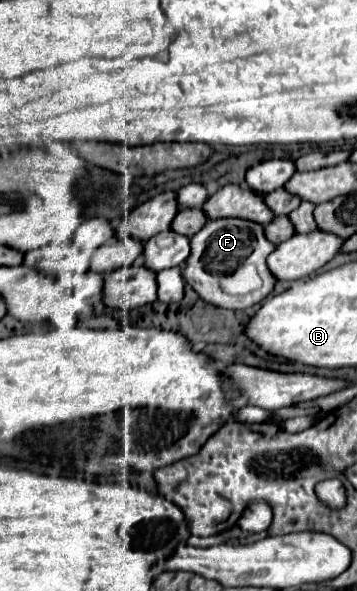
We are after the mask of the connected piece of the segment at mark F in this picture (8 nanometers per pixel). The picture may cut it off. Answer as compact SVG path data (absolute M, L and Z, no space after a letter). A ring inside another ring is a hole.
M213 219L209 221L195 237L191 237L191 257L187 257L187 267L181 269L185 281L199 293L199 297L215 307L223 307L223 309L249 309L257 303L261 303L275 287L277 279L275 275L269 271L267 267L267 257L275 251L275 243L271 243L265 237L265 229L255 223L255 221L247 221L247 219ZM245 263L253 263L257 265L259 277L263 279L263 285L247 295L229 295L223 291L221 287L221 277L235 273L241 265Z

